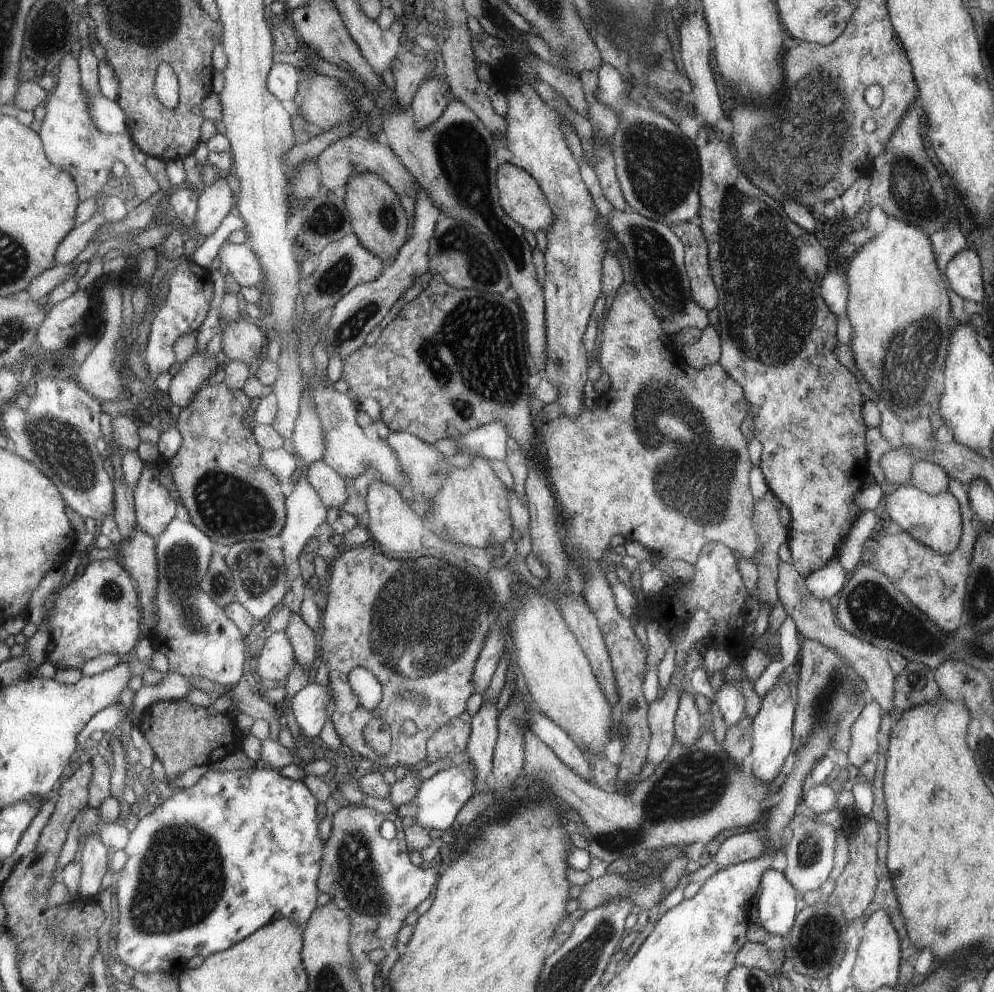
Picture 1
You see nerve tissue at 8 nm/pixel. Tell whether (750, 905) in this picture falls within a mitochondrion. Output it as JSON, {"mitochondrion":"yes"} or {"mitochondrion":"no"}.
{"mitochondrion":"no"}

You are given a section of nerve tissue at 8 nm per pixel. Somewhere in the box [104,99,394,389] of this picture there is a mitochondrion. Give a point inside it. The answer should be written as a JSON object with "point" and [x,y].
{"point":[351,328]}

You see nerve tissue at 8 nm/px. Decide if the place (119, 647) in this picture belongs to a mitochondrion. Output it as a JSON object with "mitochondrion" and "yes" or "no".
{"mitochondrion":"no"}

